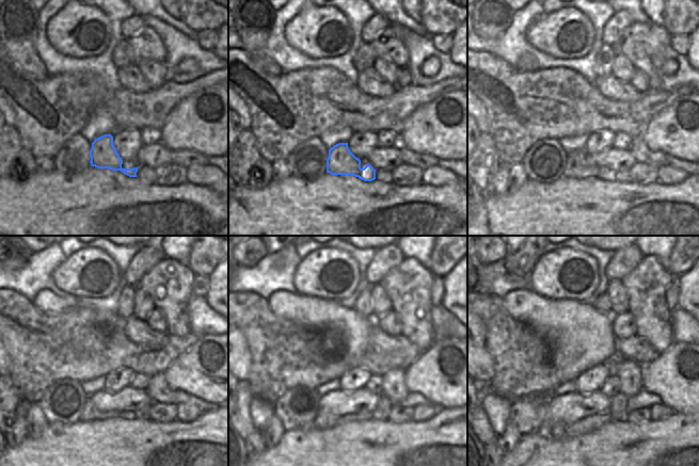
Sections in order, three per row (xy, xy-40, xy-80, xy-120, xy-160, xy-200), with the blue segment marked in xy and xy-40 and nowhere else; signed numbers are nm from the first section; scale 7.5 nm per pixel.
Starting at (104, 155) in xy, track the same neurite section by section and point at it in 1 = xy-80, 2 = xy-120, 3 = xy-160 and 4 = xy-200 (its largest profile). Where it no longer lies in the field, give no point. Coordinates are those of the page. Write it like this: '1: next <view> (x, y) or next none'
1: next xy-80 (576, 166)
2: next xy-120 (90, 412)
3: next xy-160 (324, 419)
4: next xy-200 (588, 423)

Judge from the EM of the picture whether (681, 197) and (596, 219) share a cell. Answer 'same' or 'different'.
same

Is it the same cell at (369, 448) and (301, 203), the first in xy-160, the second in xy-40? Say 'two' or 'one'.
one

